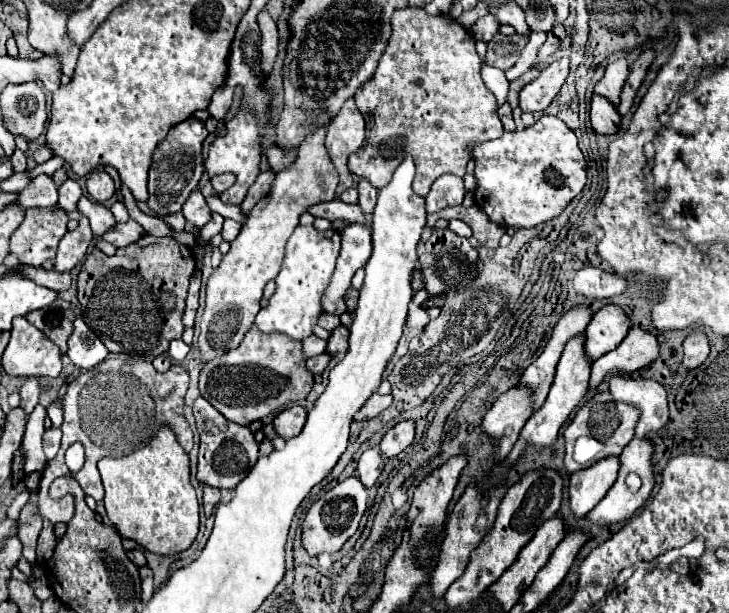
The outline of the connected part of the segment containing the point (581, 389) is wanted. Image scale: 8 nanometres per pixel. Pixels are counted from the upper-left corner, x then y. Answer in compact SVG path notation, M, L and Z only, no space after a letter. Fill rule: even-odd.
M574 336L574 340L570 340L570 344L566 344L562 358L558 362L556 378L554 378L552 388L548 392L546 404L542 404L542 408L538 412L534 412L532 418L522 428L518 442L514 444L512 452L508 454L510 464L514 464L524 454L526 448L546 448L546 446L554 444L554 440L558 438L558 430L568 420L568 416L576 408L576 404L580 404L584 394L588 392L588 380L590 380L590 366L592 364L590 364L590 360L586 360L586 352L582 352L582 340L586 340L586 336Z

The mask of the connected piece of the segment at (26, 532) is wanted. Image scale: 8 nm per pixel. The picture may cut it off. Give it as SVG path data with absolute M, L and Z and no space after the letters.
M36 491L31 493L28 503L20 512L20 542L24 546L24 558L32 564L36 564L36 540L42 528L42 518L38 515L38 495Z

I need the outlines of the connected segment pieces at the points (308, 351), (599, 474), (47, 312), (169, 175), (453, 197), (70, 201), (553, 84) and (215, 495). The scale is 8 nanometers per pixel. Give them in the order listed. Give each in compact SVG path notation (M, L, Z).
M308 336L306 340L302 340L304 342L304 354L306 354L306 358L312 358L312 356L316 356L316 354L322 354L324 350L326 350L326 340L322 340L322 338L318 338L318 336Z
M606 458L606 460L598 460L598 464L592 464L590 468L584 468L582 472L574 472L570 476L570 506L572 512L576 516L586 516L604 496L606 492L612 488L612 484L616 482L620 470L620 458Z
M54 300L50 306L28 312L26 320L40 328L60 350L66 354L66 340L72 334L72 322L74 322L74 306L64 300Z
M188 118L170 128L168 136L158 144L158 148L152 154L152 166L148 170L148 192L150 192L148 206L152 210L156 210L158 214L174 214L182 210L182 204L186 202L190 192L196 190L200 176L204 172L202 142L206 140L206 136L208 130L204 122Z
M444 174L432 184L432 190L426 196L426 212L434 214L448 206L458 206L464 200L464 182L454 174Z
M66 180L60 188L58 188L58 194L60 194L60 200L58 200L58 206L64 208L66 212L72 212L76 210L76 204L82 196L82 190L80 186L74 182L74 180Z
M568 58L552 62L532 84L524 86L524 90L520 92L522 112L546 110L554 100L554 96L560 92L566 76L568 76Z
M204 486L204 498L202 498L202 502L204 502L206 516L210 516L214 512L216 504L220 502L220 490L212 488L212 486Z

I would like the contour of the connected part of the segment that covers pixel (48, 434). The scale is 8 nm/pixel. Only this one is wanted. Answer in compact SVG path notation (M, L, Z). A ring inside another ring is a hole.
M48 428L44 432L44 438L42 438L42 444L44 444L44 454L46 458L54 458L58 448L60 448L60 428Z

